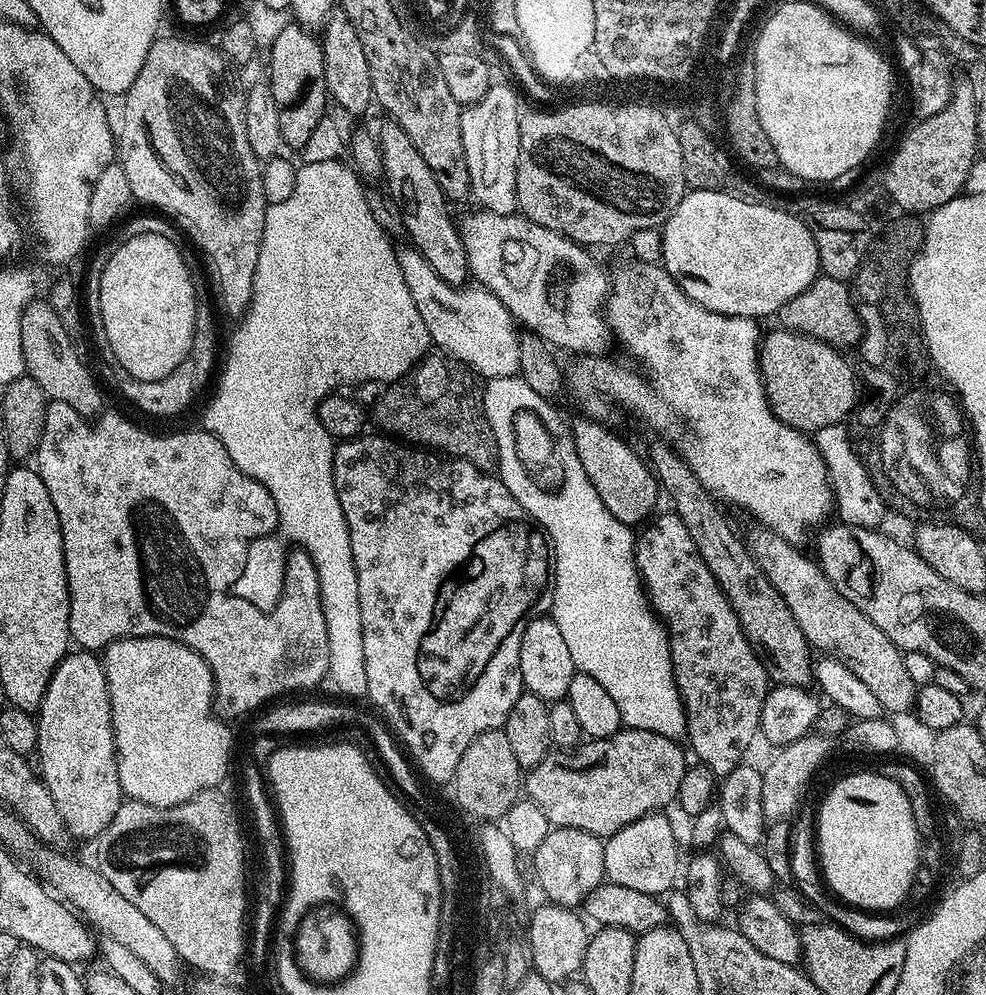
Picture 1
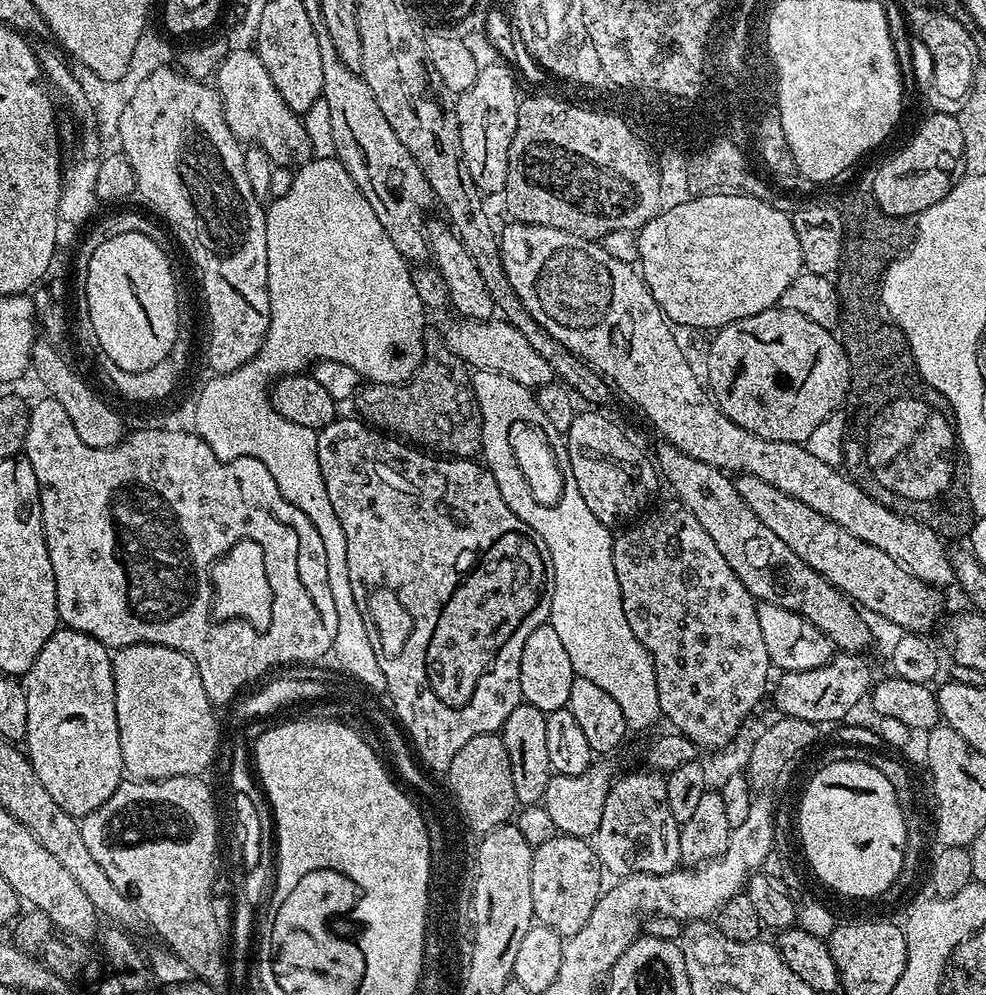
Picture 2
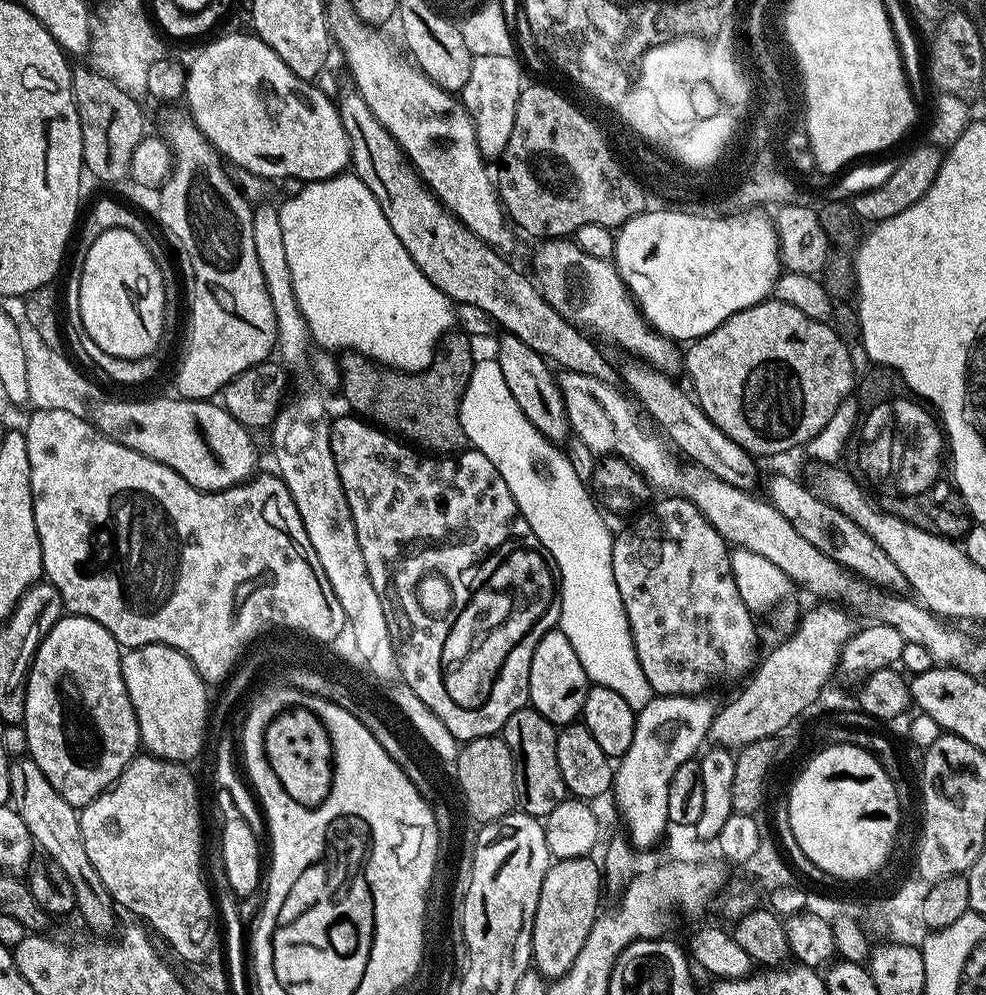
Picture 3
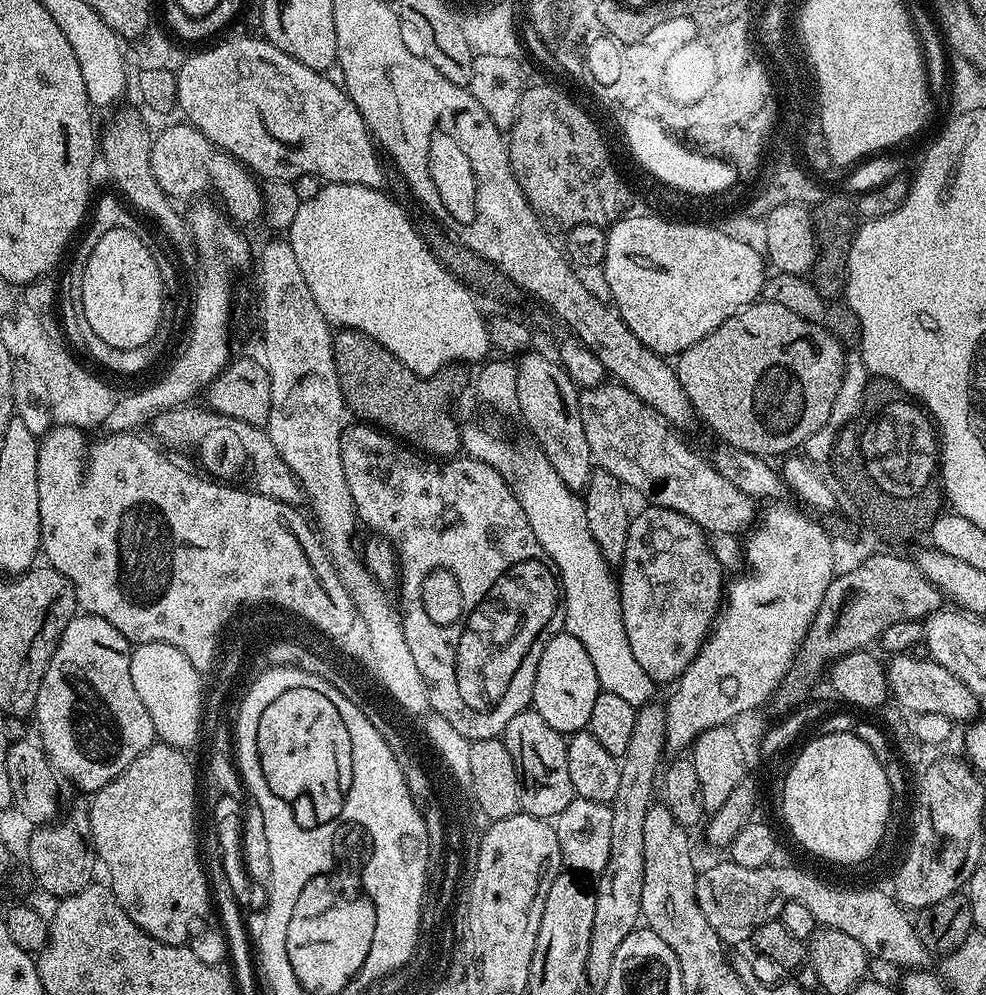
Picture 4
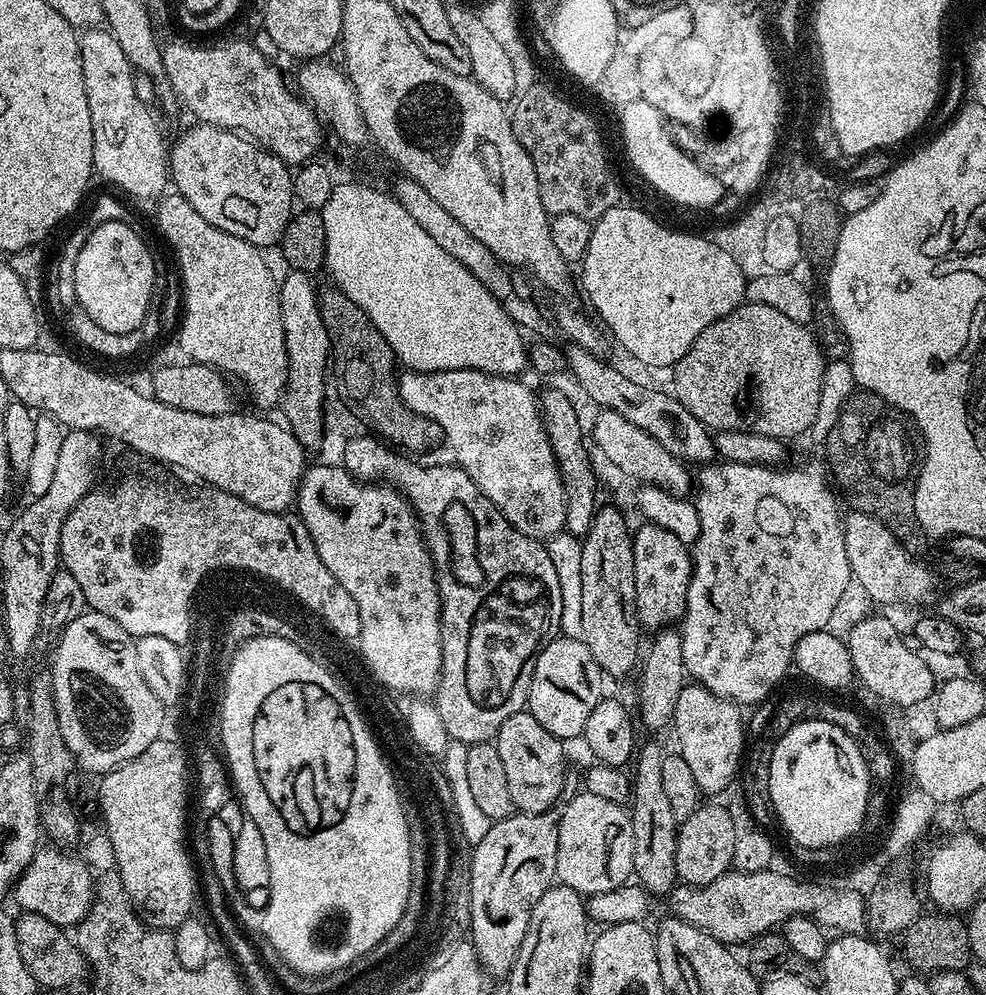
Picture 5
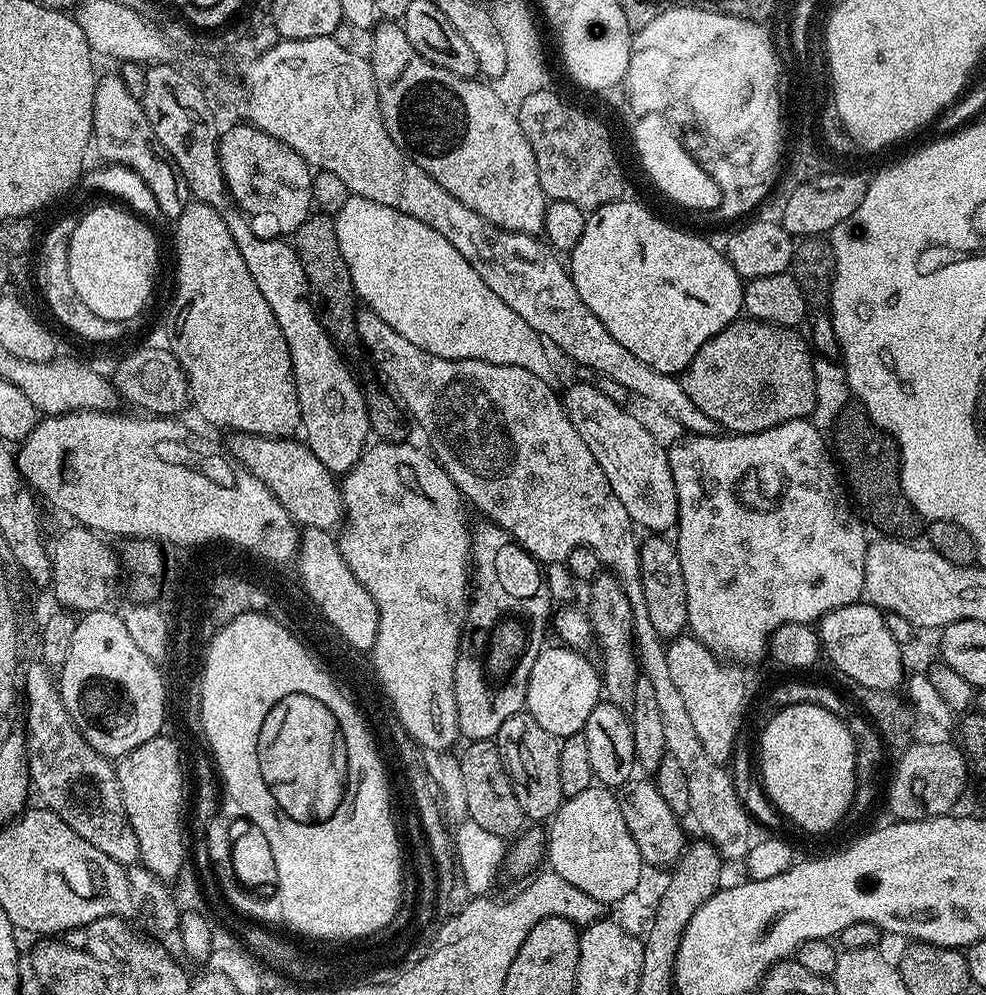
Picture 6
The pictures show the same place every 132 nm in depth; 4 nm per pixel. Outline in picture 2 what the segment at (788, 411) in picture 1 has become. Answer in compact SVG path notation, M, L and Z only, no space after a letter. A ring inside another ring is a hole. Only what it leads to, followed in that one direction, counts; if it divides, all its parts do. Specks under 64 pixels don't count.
M773 306L762 310L758 314L750 314L746 318L738 318L734 322L725 324L723 328L715 333L712 345L708 348L708 380L706 376L706 387L716 405L720 408L730 422L742 426L750 434L758 434L767 440L774 442L790 442L791 444L804 444L810 438L816 427L830 414L841 411L842 405L848 399L849 389L852 387L852 363L848 360L848 352L844 349L843 343L838 339L837 333L830 328L818 326L818 322L810 322L806 314L794 314L794 310L786 310L779 306Z

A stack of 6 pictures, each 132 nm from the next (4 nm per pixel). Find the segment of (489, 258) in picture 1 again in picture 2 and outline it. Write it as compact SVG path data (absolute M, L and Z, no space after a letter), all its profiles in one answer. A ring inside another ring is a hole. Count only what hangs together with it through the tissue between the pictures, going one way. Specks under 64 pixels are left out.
M508 222L504 232L502 228L498 247L506 278L510 286L514 286L514 294L522 298L522 306L526 306L534 322L538 322L546 334L562 342L562 346L578 359L586 361L630 403L637 404L648 415L649 422L664 435L661 437L682 450L682 454L690 454L690 458L723 469L728 474L757 476L770 486L778 486L778 490L806 502L810 510L818 510L818 514L838 522L838 526L850 530L850 534L856 538L889 554L908 572L933 587L946 588L946 585L955 581L951 557L945 550L947 547L932 530L894 514L877 497L872 498L864 492L857 481L849 480L839 467L822 462L822 458L814 458L814 454L810 454L804 444L767 440L730 422L730 418L720 412L701 377L700 380L696 377L691 362L684 357L672 333L673 325L666 319L664 311L644 285L644 277L633 265L618 262L618 258L610 258L610 254L606 254L606 250L597 241L578 238L578 234L537 224Z

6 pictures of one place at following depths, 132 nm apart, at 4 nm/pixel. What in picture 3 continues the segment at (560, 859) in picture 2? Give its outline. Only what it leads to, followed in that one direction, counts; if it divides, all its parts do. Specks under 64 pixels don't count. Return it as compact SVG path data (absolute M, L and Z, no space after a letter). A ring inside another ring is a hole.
M570 856L557 859L548 867L542 882L540 897L538 898L537 914L533 922L532 955L535 967L546 978L561 976L582 950L582 942L586 942L586 934L590 934L590 926L594 926L596 917L601 911L600 880L602 884L602 868L588 856Z

